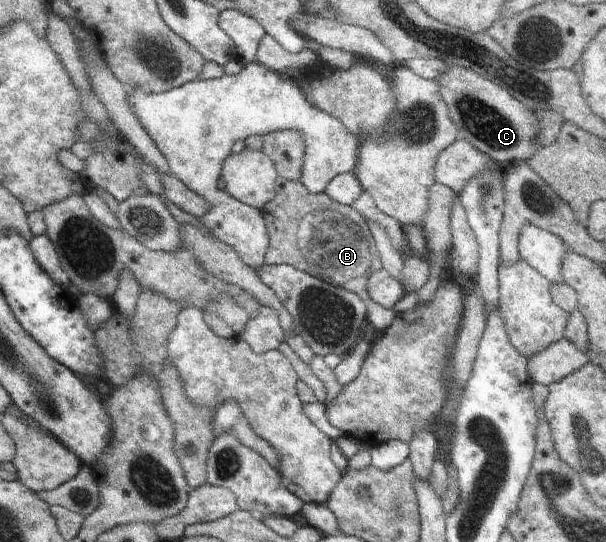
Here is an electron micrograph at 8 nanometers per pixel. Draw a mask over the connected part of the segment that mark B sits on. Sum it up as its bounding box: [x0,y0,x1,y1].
[260,177,396,332]

